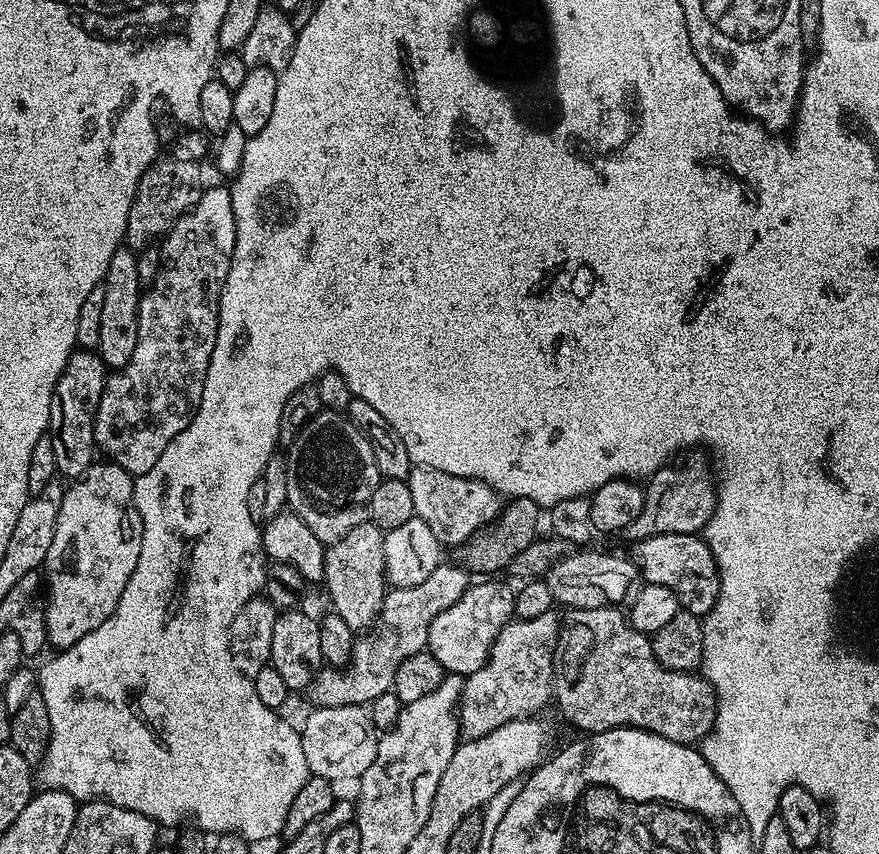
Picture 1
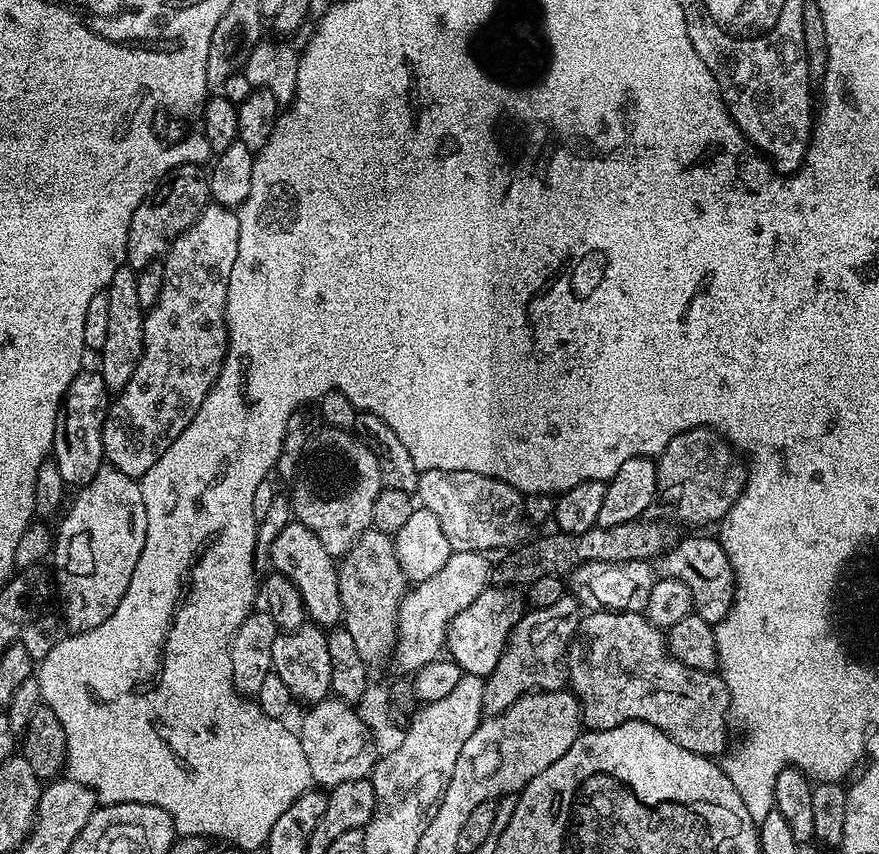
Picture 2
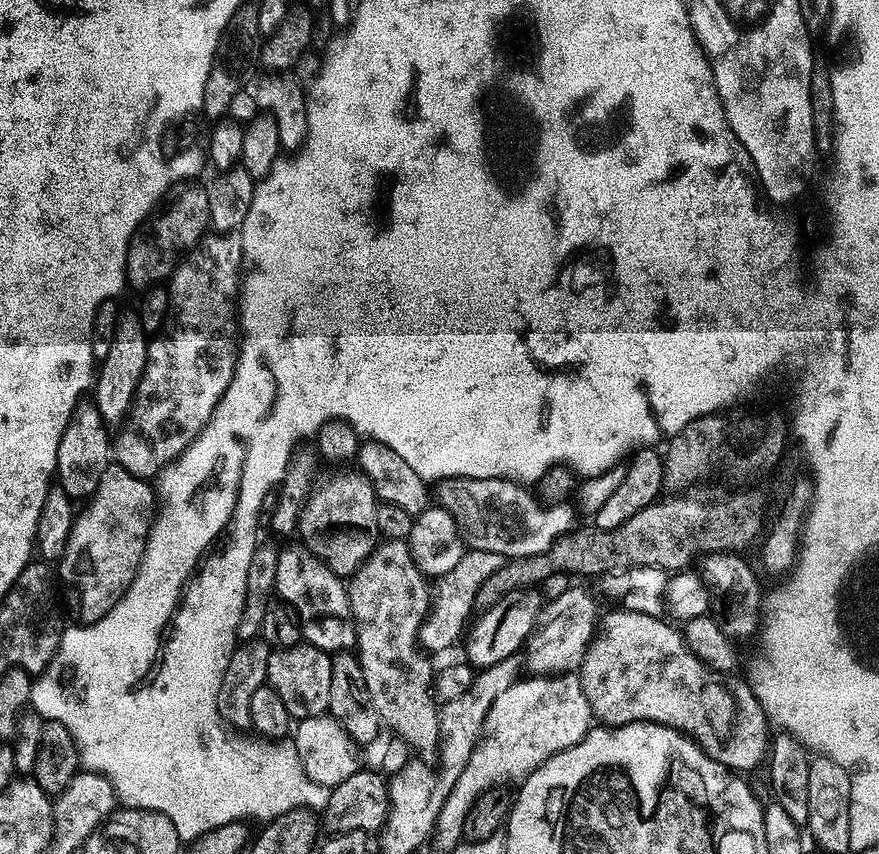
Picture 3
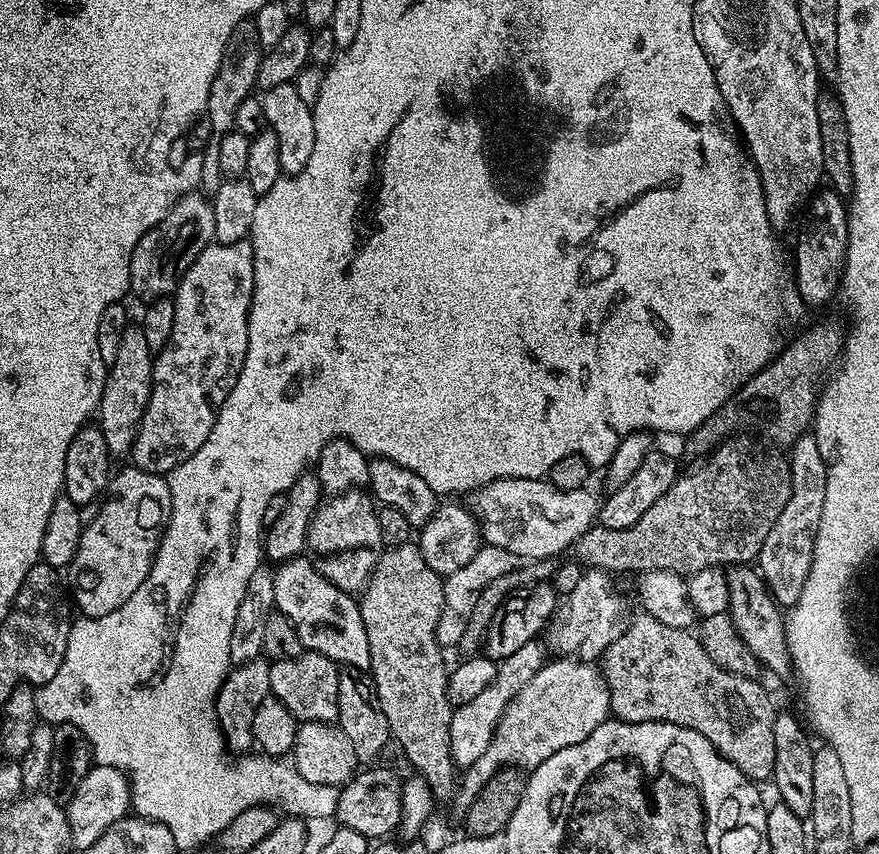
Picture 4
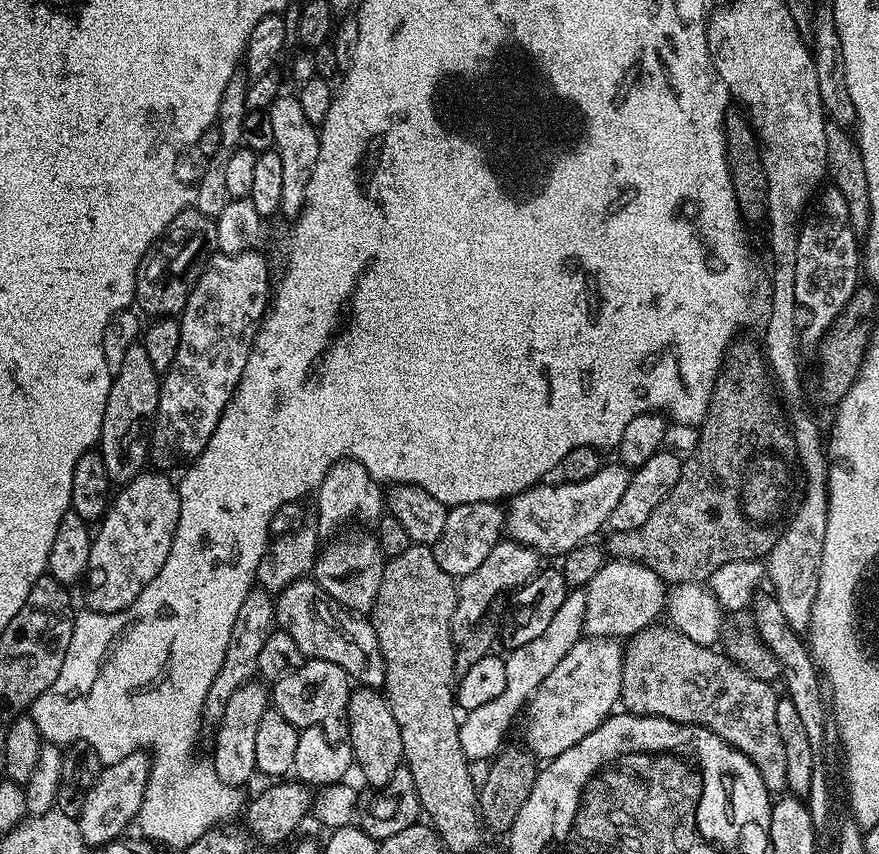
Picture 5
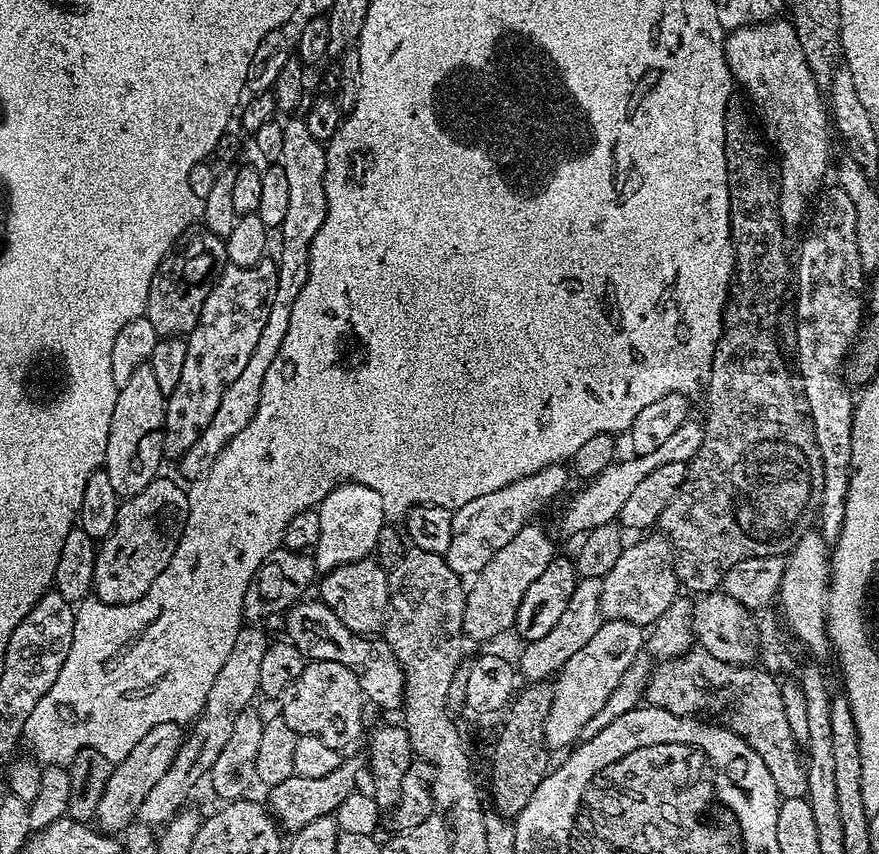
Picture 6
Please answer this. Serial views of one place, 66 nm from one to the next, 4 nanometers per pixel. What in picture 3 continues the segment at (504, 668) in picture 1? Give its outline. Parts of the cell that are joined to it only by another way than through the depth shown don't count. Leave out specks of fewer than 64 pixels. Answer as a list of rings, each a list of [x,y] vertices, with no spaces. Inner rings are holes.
[[[569,586],[566,594],[545,603],[540,619],[528,637],[528,668],[532,676],[558,676],[579,669],[588,643],[598,623],[598,611],[592,596],[576,586]]]

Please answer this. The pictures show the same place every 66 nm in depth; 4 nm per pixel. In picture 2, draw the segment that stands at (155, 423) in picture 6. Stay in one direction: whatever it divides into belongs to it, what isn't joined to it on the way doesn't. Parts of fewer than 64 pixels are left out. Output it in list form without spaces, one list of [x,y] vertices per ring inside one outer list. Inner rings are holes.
[[[127,266],[117,267],[114,278],[108,280],[108,323],[106,342],[98,354],[98,371],[106,382],[109,393],[115,394],[123,390],[126,382],[134,378],[134,370],[138,370],[138,362],[144,349],[144,318],[146,310],[139,305],[136,281],[137,273]]]

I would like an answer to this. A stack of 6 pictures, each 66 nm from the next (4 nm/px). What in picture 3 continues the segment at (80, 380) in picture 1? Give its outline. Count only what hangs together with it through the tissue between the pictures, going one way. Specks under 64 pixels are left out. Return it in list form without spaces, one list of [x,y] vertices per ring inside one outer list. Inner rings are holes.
[[[84,398],[72,411],[70,422],[62,434],[62,442],[58,442],[58,458],[56,459],[56,476],[59,487],[66,490],[66,494],[72,497],[73,501],[87,501],[98,490],[98,482],[102,474],[108,469],[110,463],[110,428],[104,423],[98,406],[91,399]]]

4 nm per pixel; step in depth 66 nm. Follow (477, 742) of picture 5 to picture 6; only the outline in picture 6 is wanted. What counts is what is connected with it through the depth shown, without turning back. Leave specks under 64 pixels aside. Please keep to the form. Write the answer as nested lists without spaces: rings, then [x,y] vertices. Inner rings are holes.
[[[594,578],[577,579],[574,594],[570,594],[570,602],[562,618],[558,618],[554,630],[550,630],[546,638],[529,640],[523,645],[524,653],[520,656],[520,664],[518,660],[518,672],[523,679],[525,676],[525,681],[544,682],[555,677],[566,666],[566,662],[570,662],[570,658],[574,658],[574,654],[578,654],[578,650],[582,650],[582,646],[594,638],[594,634],[598,634],[602,623],[600,595],[603,589],[603,583]]]

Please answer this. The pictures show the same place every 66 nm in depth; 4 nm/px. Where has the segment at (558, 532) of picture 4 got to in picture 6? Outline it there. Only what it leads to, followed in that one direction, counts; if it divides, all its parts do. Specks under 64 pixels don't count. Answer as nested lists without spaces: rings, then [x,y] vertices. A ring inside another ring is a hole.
[[[689,418],[662,442],[650,454],[629,455],[629,460],[617,459],[610,463],[601,473],[599,473],[591,482],[583,485],[581,492],[569,502],[564,508],[564,513],[560,516],[560,524],[568,532],[580,532],[587,534],[593,532],[598,526],[606,526],[617,519],[619,510],[625,505],[626,498],[633,493],[633,489],[641,483],[642,478],[651,474],[658,466],[667,466],[671,463],[682,463],[687,465],[689,460],[698,454],[698,446],[702,446],[704,437],[704,426],[699,419]]]

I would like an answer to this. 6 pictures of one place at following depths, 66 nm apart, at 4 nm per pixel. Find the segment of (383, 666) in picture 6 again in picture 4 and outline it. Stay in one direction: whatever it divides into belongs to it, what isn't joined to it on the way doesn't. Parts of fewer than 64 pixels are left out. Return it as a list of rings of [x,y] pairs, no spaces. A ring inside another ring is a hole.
[[[298,555],[293,560],[283,561],[275,569],[275,611],[284,615],[293,624],[304,650],[322,654],[326,658],[333,660],[337,666],[347,666],[361,670],[371,669],[370,642],[366,638],[366,626],[362,626],[359,603],[349,593],[338,590],[338,586],[334,586],[316,569],[315,563],[311,559],[304,559],[303,555]]]

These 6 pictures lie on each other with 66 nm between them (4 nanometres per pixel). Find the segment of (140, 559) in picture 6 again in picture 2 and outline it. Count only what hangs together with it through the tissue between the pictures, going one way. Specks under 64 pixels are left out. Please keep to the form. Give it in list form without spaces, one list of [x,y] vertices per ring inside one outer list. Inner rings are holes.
[[[111,466],[100,468],[92,481],[77,491],[80,493],[76,501],[73,504],[71,501],[59,517],[60,529],[57,527],[54,532],[50,560],[56,563],[54,584],[59,599],[60,596],[64,599],[62,624],[65,629],[68,627],[69,633],[102,626],[102,622],[118,610],[118,602],[122,602],[126,586],[130,586],[130,574],[134,574],[134,566],[138,566],[150,519],[149,505],[148,508],[144,505],[144,492],[136,484],[139,483],[122,474],[122,470]]]

